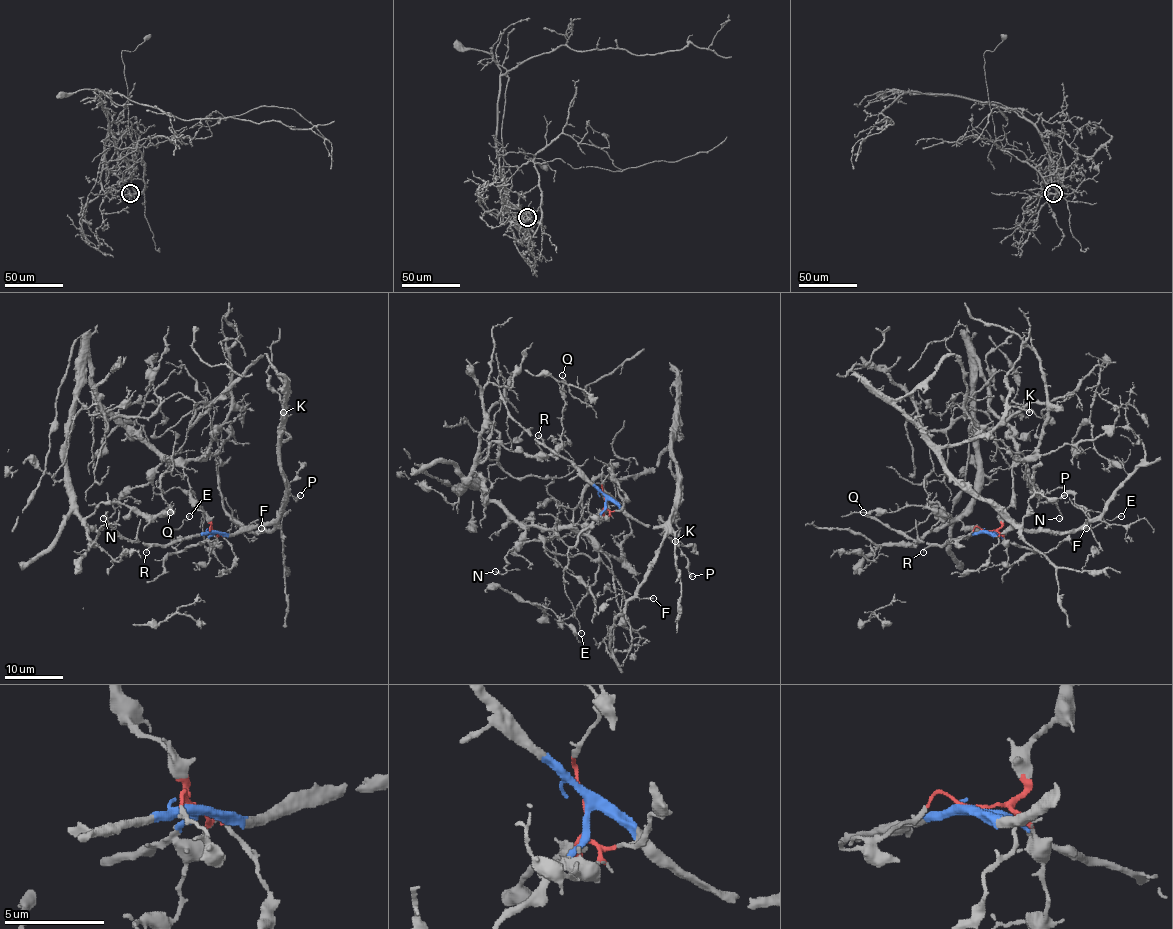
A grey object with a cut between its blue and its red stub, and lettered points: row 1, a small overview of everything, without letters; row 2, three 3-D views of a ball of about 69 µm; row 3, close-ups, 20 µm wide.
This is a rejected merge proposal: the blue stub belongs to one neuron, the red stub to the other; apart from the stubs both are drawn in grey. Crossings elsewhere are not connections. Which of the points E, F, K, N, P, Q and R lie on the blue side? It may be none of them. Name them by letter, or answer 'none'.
E, F, K, P, R

